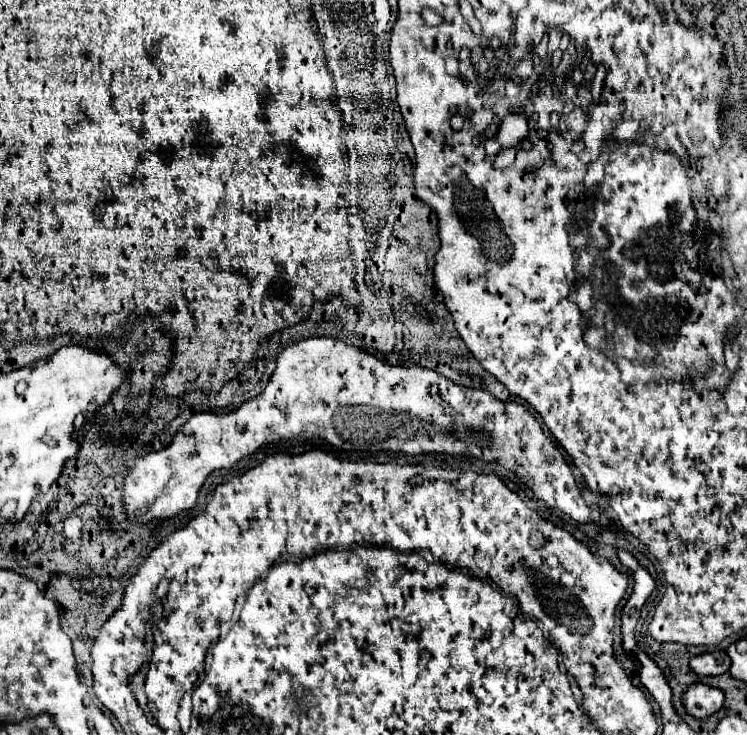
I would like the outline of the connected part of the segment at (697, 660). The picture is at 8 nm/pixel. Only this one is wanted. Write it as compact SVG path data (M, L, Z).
M713 651L697 655L689 661L689 667L699 677L715 677L729 671L729 657L725 657L725 651Z

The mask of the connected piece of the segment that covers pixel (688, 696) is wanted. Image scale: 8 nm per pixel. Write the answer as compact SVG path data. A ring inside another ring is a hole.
M695 683L695 685L689 685L689 689L683 693L681 701L685 705L687 715L691 715L695 719L707 719L721 709L725 695L723 695L723 691L719 691L715 687Z

